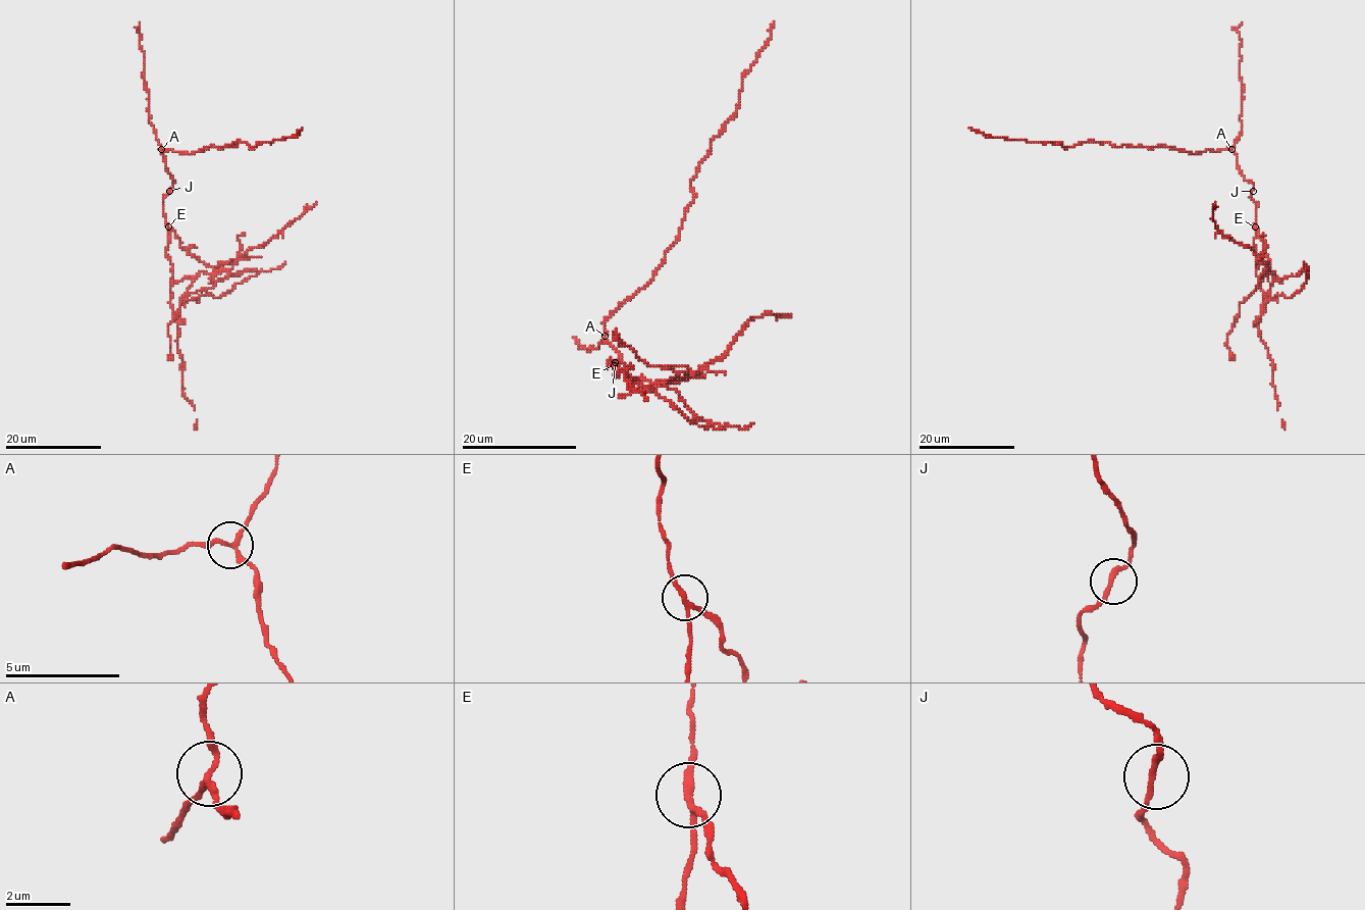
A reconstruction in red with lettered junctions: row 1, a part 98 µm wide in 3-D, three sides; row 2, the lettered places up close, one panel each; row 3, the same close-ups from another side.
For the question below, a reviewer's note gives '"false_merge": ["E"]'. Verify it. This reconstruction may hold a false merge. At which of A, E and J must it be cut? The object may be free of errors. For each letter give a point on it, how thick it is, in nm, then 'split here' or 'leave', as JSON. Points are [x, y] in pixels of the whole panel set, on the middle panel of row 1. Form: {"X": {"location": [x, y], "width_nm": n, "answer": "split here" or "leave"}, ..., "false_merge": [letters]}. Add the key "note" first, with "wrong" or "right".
{"note": "right", "A": {"location": [605, 336], "width_nm": 180, "answer": "leave"}, "E": {"location": [614, 365], "width_nm": 180, "answer": "split here"}, "J": {"location": [615, 362], "width_nm": 190, "answer": "leave"}, "false_merge": ["E"]}

